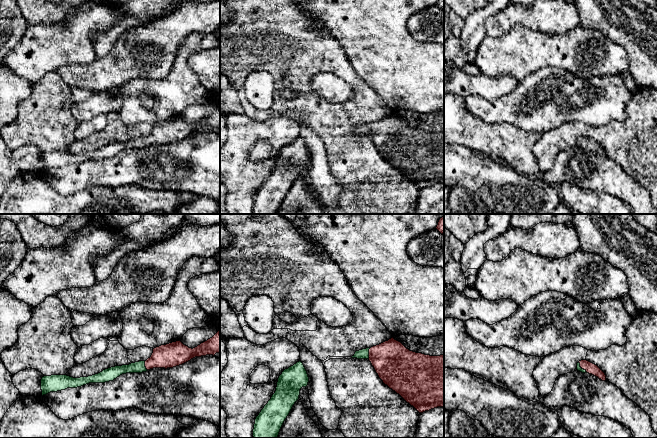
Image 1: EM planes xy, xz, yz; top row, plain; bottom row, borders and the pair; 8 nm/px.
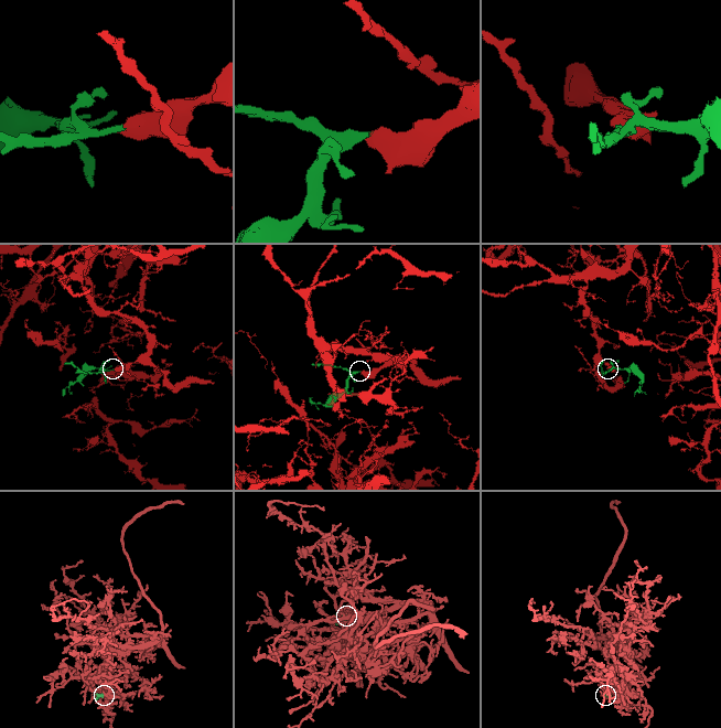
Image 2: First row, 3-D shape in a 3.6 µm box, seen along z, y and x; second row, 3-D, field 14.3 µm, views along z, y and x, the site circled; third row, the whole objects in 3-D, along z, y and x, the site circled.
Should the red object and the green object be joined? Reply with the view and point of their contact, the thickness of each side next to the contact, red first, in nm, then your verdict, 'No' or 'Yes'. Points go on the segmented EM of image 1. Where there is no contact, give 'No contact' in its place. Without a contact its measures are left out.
Touches red at xz (369, 353). Thickness 320 nm (red) against 80 nm. Yes

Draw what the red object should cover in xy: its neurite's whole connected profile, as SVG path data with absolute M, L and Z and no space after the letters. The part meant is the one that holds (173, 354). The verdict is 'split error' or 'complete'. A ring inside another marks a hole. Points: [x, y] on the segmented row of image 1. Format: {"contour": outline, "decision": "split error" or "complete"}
{"contour": "M220 329L207 341L195 348L189 348L180 340L153 349L153 353L146 361L139 361L129 365L115 366L102 372L88 376L73 378L67 375L44 376L41 379L42 396L50 392L57 392L67 388L77 388L89 383L105 383L113 381L126 373L142 373L153 368L173 368L182 365L195 357L215 355L220 352Z", "decision": "split error"}

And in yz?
{"contour": "M581 360L577 363L577 370L582 373L589 373L592 374L602 381L606 380L605 373L595 364L587 361L587 360Z", "decision": "split error"}

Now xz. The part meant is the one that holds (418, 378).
{"contour": "M392 337L379 345L356 351L352 358L368 359L383 383L419 413L444 407L444 355L430 356L410 351Z", "decision": "split error"}

